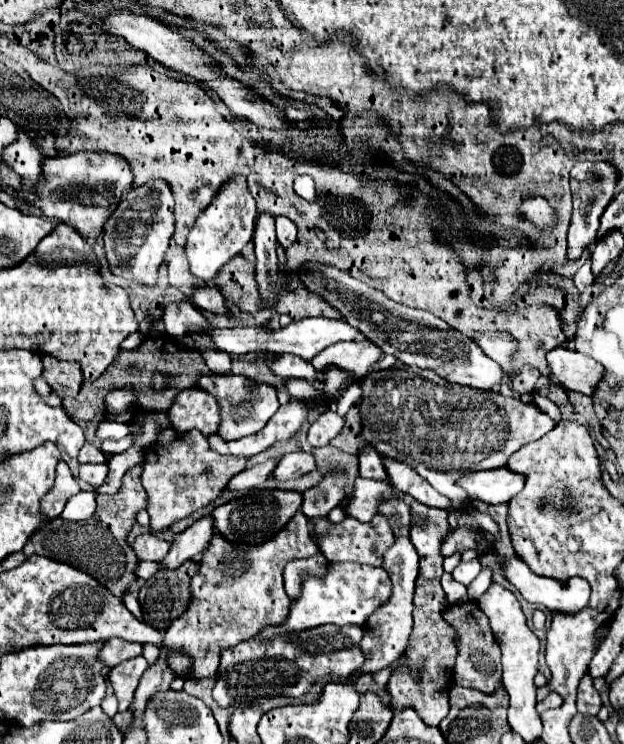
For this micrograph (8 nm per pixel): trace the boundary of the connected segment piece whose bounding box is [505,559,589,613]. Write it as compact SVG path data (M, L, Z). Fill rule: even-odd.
M521 559L505 563L507 579L521 591L523 599L545 605L555 613L579 613L589 603L589 583L581 577L557 581L535 575Z

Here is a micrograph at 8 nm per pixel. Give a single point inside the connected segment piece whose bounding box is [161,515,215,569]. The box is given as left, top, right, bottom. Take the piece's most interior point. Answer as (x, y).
(194, 540)

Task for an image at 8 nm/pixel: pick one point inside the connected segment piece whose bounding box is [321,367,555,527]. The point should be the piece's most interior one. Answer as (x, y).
(443, 431)

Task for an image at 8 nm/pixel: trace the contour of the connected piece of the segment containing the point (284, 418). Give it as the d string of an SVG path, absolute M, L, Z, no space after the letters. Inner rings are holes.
M291 399L289 403L281 405L277 409L277 413L269 419L269 423L255 435L251 437L243 437L235 443L227 443L221 441L218 434L212 434L207 437L211 449L219 447L219 455L235 455L235 457L253 457L269 447L273 447L277 441L285 441L291 439L303 425L303 421L307 421L313 413L319 413L317 407Z

